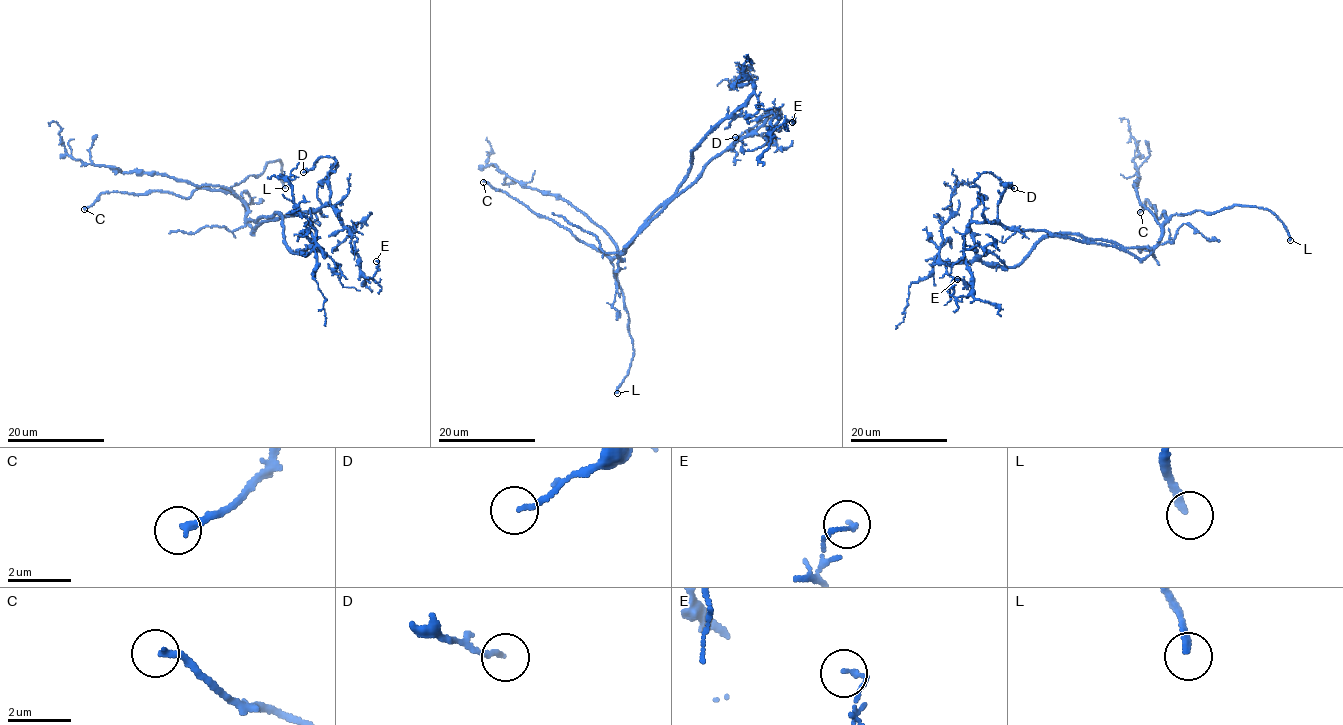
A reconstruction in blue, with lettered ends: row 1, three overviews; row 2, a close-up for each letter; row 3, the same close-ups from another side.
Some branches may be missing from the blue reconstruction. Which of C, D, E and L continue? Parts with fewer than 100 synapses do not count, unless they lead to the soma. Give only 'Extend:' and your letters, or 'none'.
Extend: L

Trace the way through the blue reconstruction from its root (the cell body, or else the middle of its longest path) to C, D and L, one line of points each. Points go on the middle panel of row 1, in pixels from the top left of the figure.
C: (645, 220), (620, 254), (622, 259), (607, 257), (569, 230), (483, 182)
D: (645, 220), (714, 158), (750, 135), (763, 123), (765, 111), (779, 111), (735, 137)
L: (645, 220), (620, 254), (622, 259), (614, 257), (611, 261), (628, 313), (634, 350), (617, 393)

